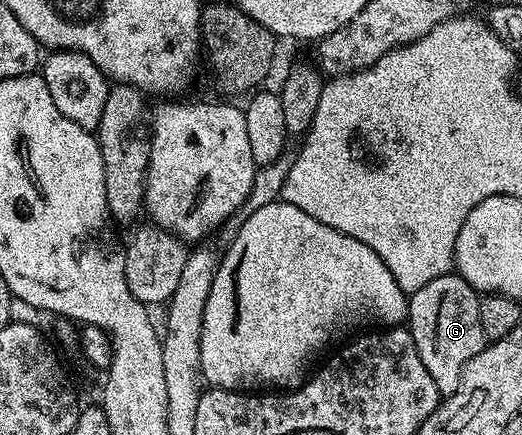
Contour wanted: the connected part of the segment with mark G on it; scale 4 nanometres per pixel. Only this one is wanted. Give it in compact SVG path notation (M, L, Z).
M455 271L425 283L425 287L410 294L406 324L413 335L413 343L417 343L417 354L440 395L450 395L459 390L465 363L485 347L479 299L480 294L475 288Z

